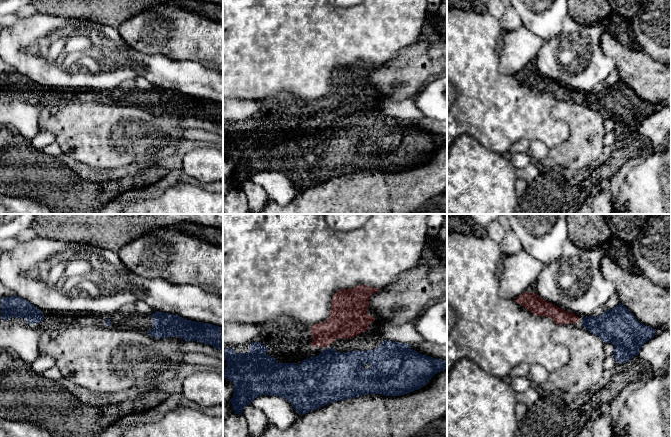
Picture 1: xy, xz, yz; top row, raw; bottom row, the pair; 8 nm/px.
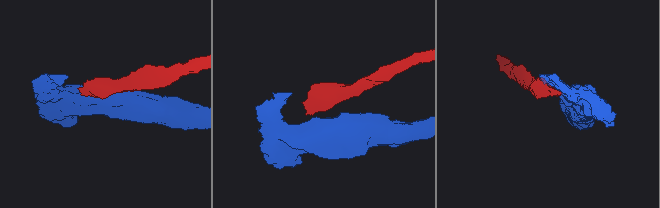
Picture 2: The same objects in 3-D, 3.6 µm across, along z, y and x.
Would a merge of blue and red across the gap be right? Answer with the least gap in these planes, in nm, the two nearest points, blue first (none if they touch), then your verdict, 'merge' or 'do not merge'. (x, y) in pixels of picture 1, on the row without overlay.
gap 20 nm; span xz (324, 125), (324, 122); merge

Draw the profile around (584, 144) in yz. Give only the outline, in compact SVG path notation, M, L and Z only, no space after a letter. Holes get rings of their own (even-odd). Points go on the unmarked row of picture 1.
M582 100L573 102L556 101L550 111L556 121L563 121L569 127L568 138L549 149L545 158L540 161L544 169L560 166L570 170L581 170L599 158L603 153L605 119L589 108Z

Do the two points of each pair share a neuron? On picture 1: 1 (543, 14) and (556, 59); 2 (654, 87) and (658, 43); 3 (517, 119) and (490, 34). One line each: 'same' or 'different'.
1: different
2: different
3: same

